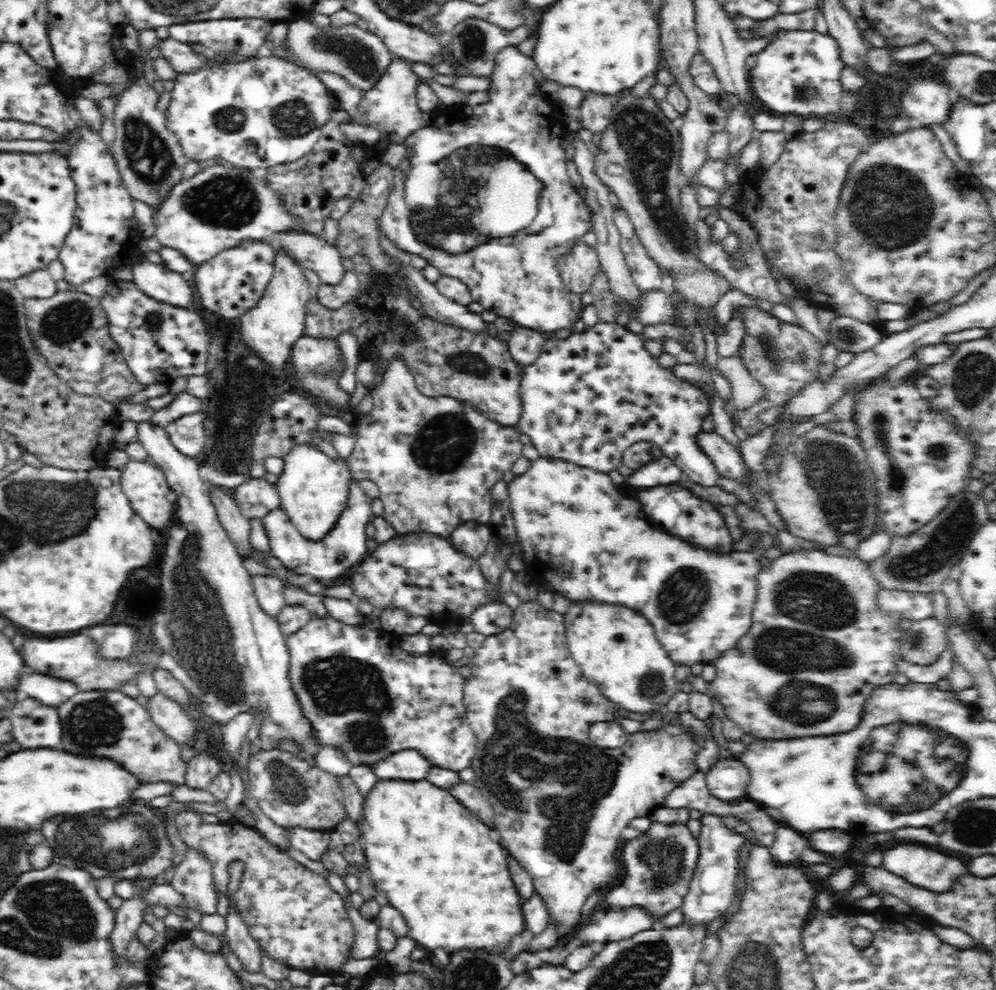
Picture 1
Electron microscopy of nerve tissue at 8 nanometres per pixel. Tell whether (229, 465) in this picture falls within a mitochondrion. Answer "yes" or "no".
no

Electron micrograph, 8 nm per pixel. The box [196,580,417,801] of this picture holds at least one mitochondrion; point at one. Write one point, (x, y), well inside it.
(353, 692)

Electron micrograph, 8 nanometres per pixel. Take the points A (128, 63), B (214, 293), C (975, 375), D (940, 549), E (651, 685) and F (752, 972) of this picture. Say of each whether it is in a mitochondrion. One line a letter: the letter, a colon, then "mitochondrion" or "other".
A: other
B: other
C: mitochondrion
D: mitochondrion
E: mitochondrion
F: mitochondrion

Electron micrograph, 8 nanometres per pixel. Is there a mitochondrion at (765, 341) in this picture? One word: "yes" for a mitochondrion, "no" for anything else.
yes

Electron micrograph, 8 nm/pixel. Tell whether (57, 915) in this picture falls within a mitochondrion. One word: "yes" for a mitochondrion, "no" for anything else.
yes

